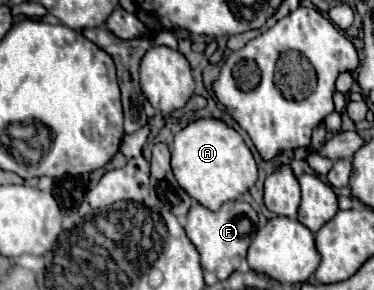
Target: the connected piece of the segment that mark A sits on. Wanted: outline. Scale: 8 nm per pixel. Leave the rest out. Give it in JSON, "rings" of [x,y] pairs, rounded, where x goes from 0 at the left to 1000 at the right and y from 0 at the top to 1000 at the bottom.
{"rings":[[[537,407],[468,462],[457,497],[457,579],[495,662],[559,724],[655,669],[687,621],[682,545],[634,448],[580,407]]]}

